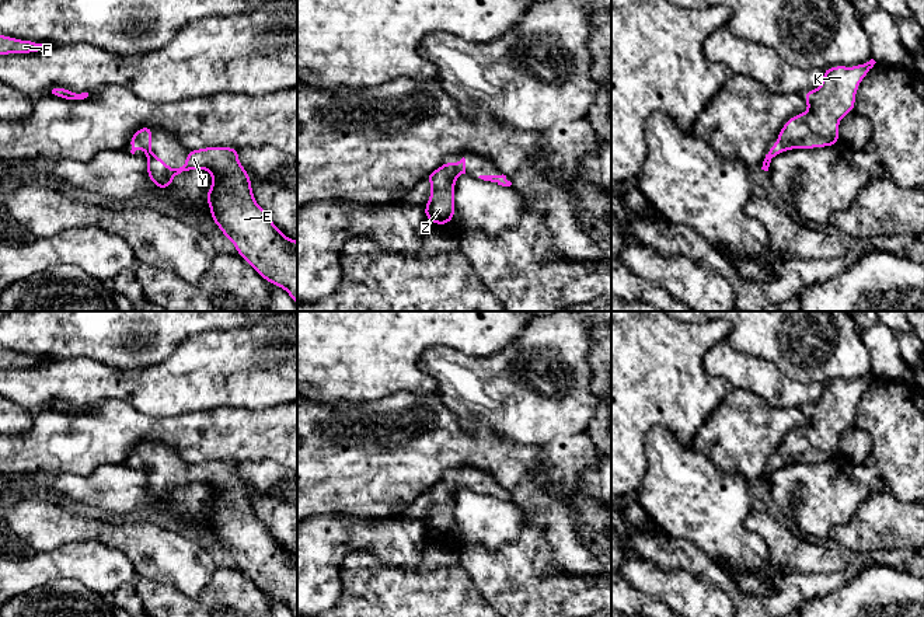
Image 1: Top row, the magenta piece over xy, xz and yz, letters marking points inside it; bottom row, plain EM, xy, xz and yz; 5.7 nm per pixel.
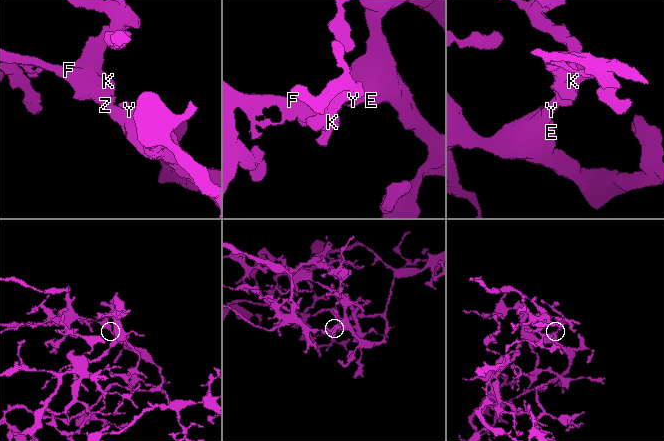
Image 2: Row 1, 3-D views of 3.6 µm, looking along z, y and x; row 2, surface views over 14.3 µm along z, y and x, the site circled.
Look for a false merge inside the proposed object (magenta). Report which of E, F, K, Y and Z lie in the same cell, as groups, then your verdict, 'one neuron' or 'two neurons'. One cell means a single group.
E F K Y Z | one neuron

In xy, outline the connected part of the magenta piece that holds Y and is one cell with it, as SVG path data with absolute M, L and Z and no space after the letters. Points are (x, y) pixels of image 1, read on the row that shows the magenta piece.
M142 126L128 143L132 147L132 154L140 146L144 149L143 156L147 157L149 179L157 188L168 189L172 178L182 171L208 170L213 182L205 199L210 206L212 220L222 230L223 236L233 241L238 255L266 282L285 289L297 306L297 241L286 237L269 219L268 213L255 202L251 178L238 161L238 149L216 146L188 150L185 164L179 168L170 168L158 156L150 151L153 129Z

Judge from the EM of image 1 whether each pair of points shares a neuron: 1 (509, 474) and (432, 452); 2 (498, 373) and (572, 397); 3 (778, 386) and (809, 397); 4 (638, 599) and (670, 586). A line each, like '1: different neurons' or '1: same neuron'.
1: same neuron
2: same neuron
3: same neuron
4: different neurons

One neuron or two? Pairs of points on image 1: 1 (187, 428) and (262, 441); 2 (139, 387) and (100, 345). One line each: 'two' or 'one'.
1: one
2: two

